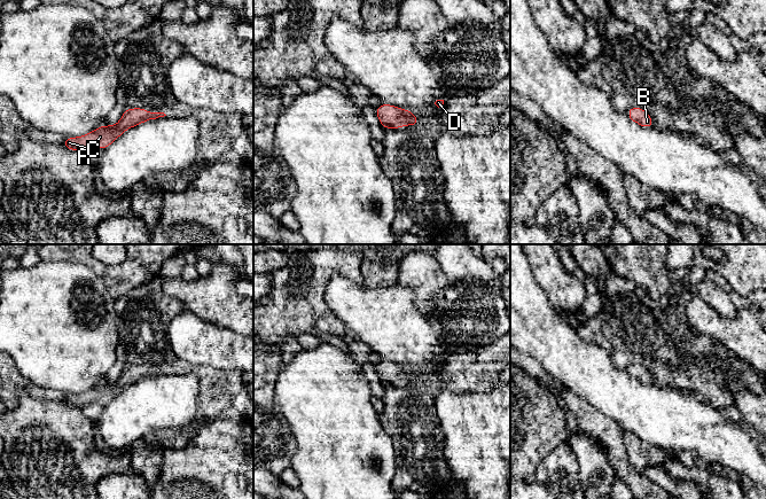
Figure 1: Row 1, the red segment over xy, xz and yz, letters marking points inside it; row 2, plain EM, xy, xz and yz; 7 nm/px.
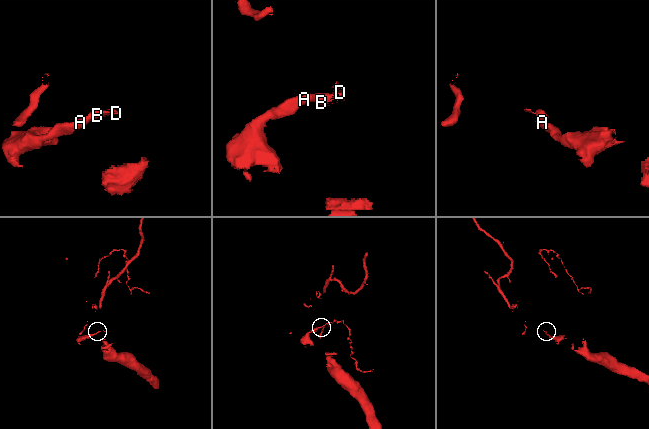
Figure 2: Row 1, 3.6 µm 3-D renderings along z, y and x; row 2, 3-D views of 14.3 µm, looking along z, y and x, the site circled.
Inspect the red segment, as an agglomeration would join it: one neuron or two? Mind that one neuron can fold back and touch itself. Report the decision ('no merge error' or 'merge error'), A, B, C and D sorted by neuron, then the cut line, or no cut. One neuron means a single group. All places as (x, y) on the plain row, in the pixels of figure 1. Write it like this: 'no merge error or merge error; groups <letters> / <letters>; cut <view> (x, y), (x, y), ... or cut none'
merge error; groups A C / B D; cut xz (393, 364), (393, 380), (391, 383)

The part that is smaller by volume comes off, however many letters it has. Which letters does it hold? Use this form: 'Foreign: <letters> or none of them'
Foreign: A, C

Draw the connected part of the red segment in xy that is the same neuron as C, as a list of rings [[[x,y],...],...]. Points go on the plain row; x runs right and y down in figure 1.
[[[127,366],[122,376],[116,383],[102,383],[93,389],[79,393],[79,395],[68,395],[61,403],[83,408],[87,404],[97,403],[102,407],[105,406],[112,398],[115,398],[124,388],[132,384],[138,376],[136,366]]]

